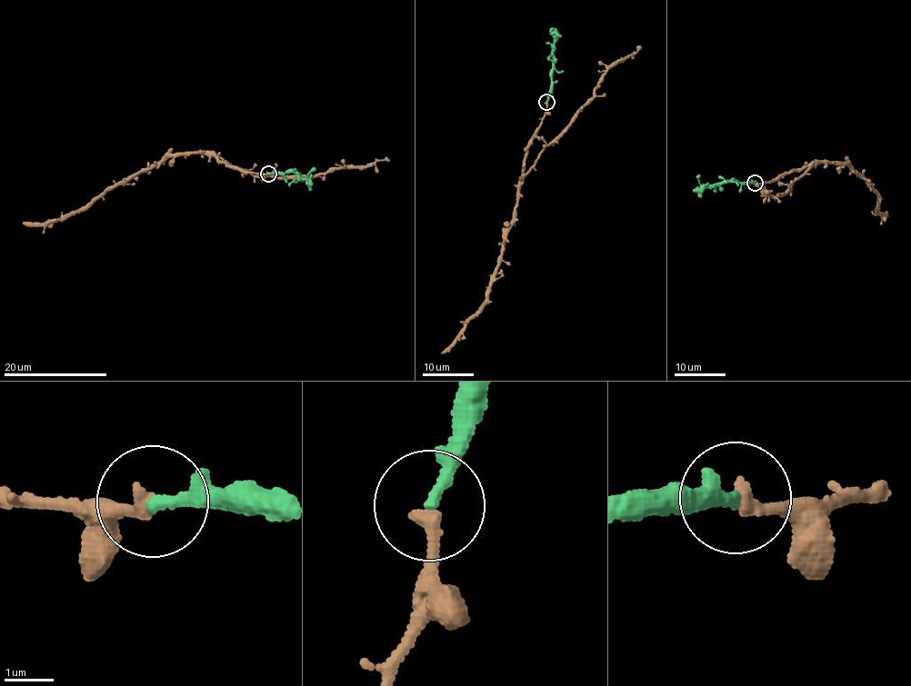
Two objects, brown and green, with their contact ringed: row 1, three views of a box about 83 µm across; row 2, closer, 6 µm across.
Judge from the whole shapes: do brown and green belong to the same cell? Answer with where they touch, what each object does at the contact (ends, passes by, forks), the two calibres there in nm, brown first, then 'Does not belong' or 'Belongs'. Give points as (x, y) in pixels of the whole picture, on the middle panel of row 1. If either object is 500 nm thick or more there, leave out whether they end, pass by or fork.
Place: (546, 102). At the ring brown ends. At the ring green ends. Thickness 320 nm (brown) against 240 nm. Belongs

